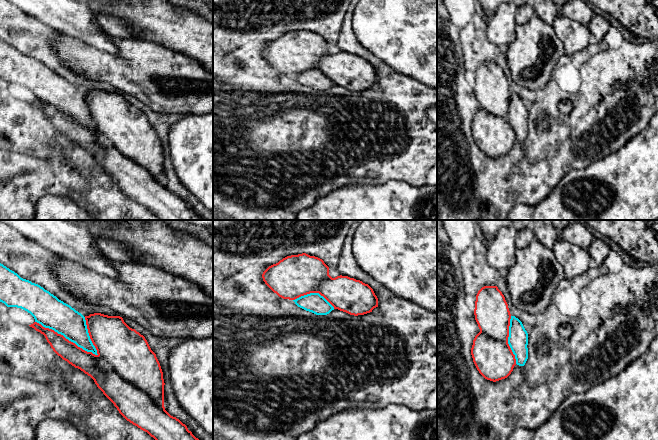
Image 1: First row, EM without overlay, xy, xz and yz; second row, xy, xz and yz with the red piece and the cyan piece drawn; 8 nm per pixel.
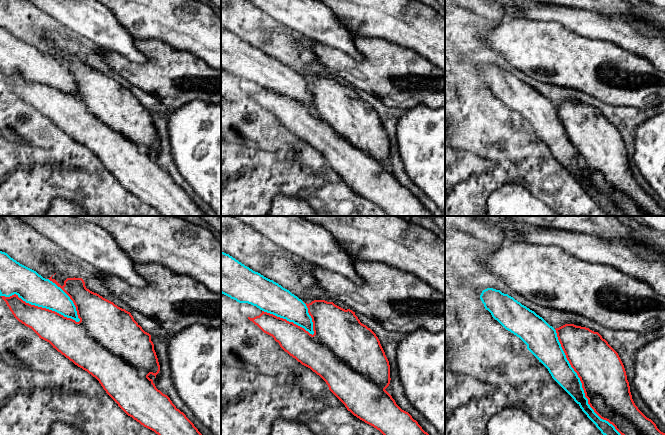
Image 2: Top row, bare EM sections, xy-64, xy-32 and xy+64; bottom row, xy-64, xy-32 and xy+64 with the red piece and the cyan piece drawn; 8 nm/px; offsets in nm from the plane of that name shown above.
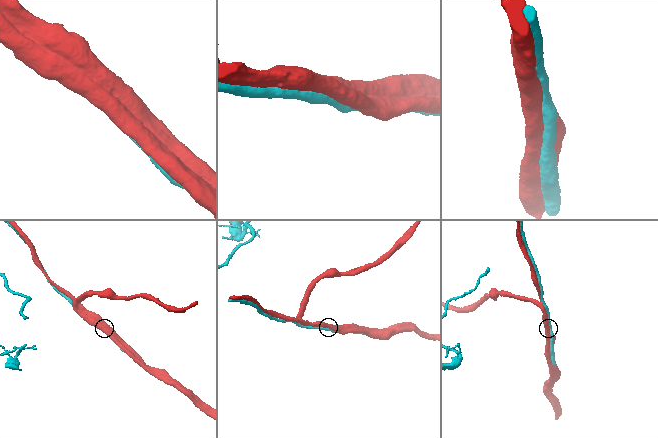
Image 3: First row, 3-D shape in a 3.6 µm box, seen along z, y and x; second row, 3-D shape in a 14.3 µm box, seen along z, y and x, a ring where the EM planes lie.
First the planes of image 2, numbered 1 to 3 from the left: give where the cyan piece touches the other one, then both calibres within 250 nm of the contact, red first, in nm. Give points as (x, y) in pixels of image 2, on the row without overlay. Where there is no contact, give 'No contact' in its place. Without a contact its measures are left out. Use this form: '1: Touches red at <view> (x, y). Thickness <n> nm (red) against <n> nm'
1: Touches red at xy-64 (41, 83). Thickness 240 nm (red) against 240 nm
2: Touches red at xy-32 (288, 97). Thickness 240 nm (red) against 240 nm
3: Touches red at xy+64 (582, 163). Thickness 360 nm (red) against 180 nm

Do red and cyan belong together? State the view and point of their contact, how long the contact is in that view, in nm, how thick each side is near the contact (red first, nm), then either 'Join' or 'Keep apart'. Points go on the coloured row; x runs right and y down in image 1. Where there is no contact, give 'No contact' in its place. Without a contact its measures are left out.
Touches red at xy (67, 339). Shared border 600 nm. Thickness 160 nm (red) against 240 nm. Join

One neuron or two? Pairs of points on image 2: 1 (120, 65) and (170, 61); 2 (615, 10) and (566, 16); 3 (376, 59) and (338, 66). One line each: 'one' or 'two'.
1: one
2: one
3: one

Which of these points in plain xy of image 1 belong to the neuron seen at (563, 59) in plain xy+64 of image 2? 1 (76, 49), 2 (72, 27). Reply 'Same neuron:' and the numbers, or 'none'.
Same neuron: 1

